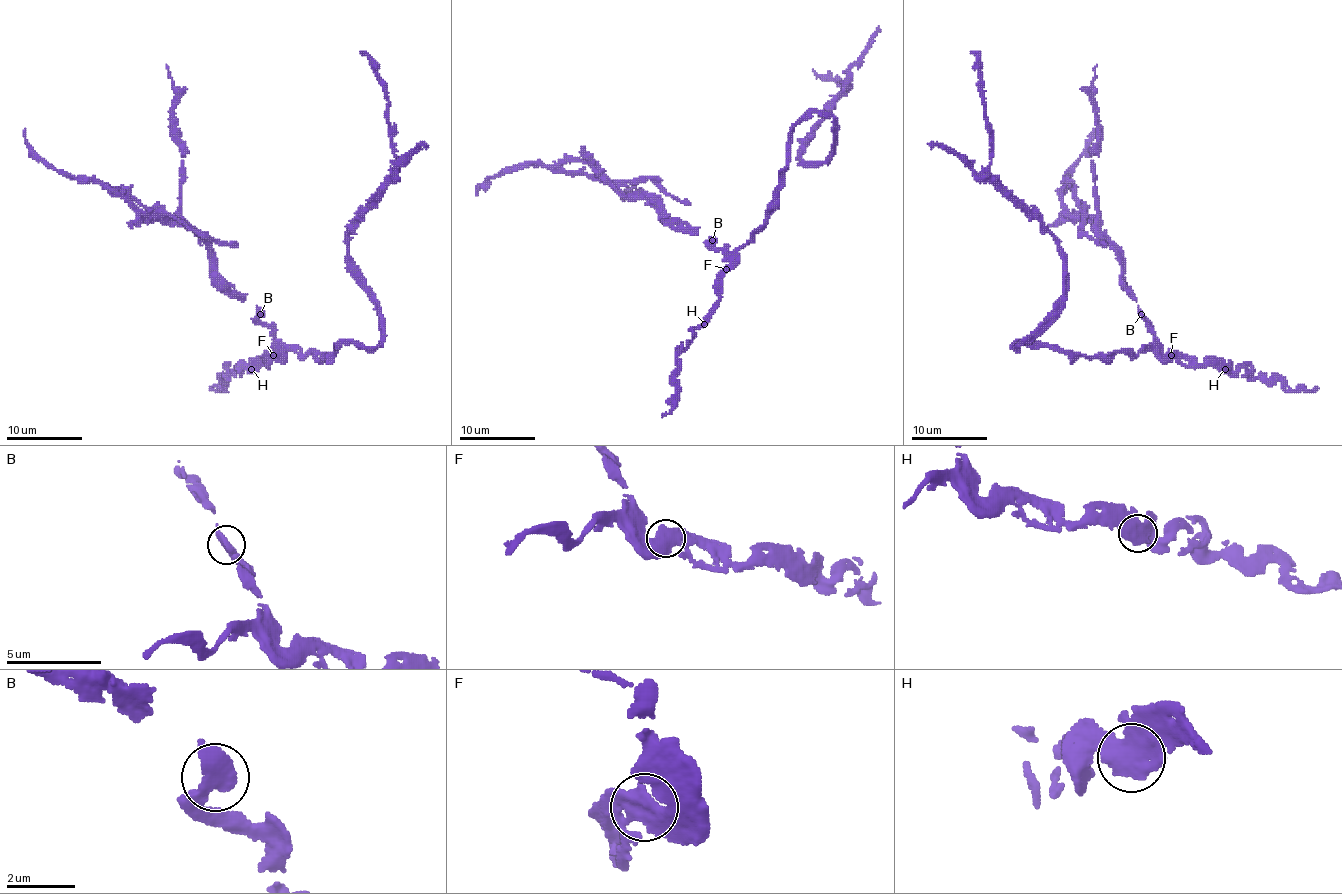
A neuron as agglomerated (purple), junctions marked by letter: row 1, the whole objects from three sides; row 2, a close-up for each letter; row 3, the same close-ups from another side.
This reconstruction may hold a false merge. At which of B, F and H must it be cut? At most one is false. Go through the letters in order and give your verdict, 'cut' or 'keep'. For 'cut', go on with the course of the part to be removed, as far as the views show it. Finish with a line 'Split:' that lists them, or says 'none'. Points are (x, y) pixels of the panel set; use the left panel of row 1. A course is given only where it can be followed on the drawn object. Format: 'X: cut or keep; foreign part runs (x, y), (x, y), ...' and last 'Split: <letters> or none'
B: keep
F: keep
H: keep
Split: none

